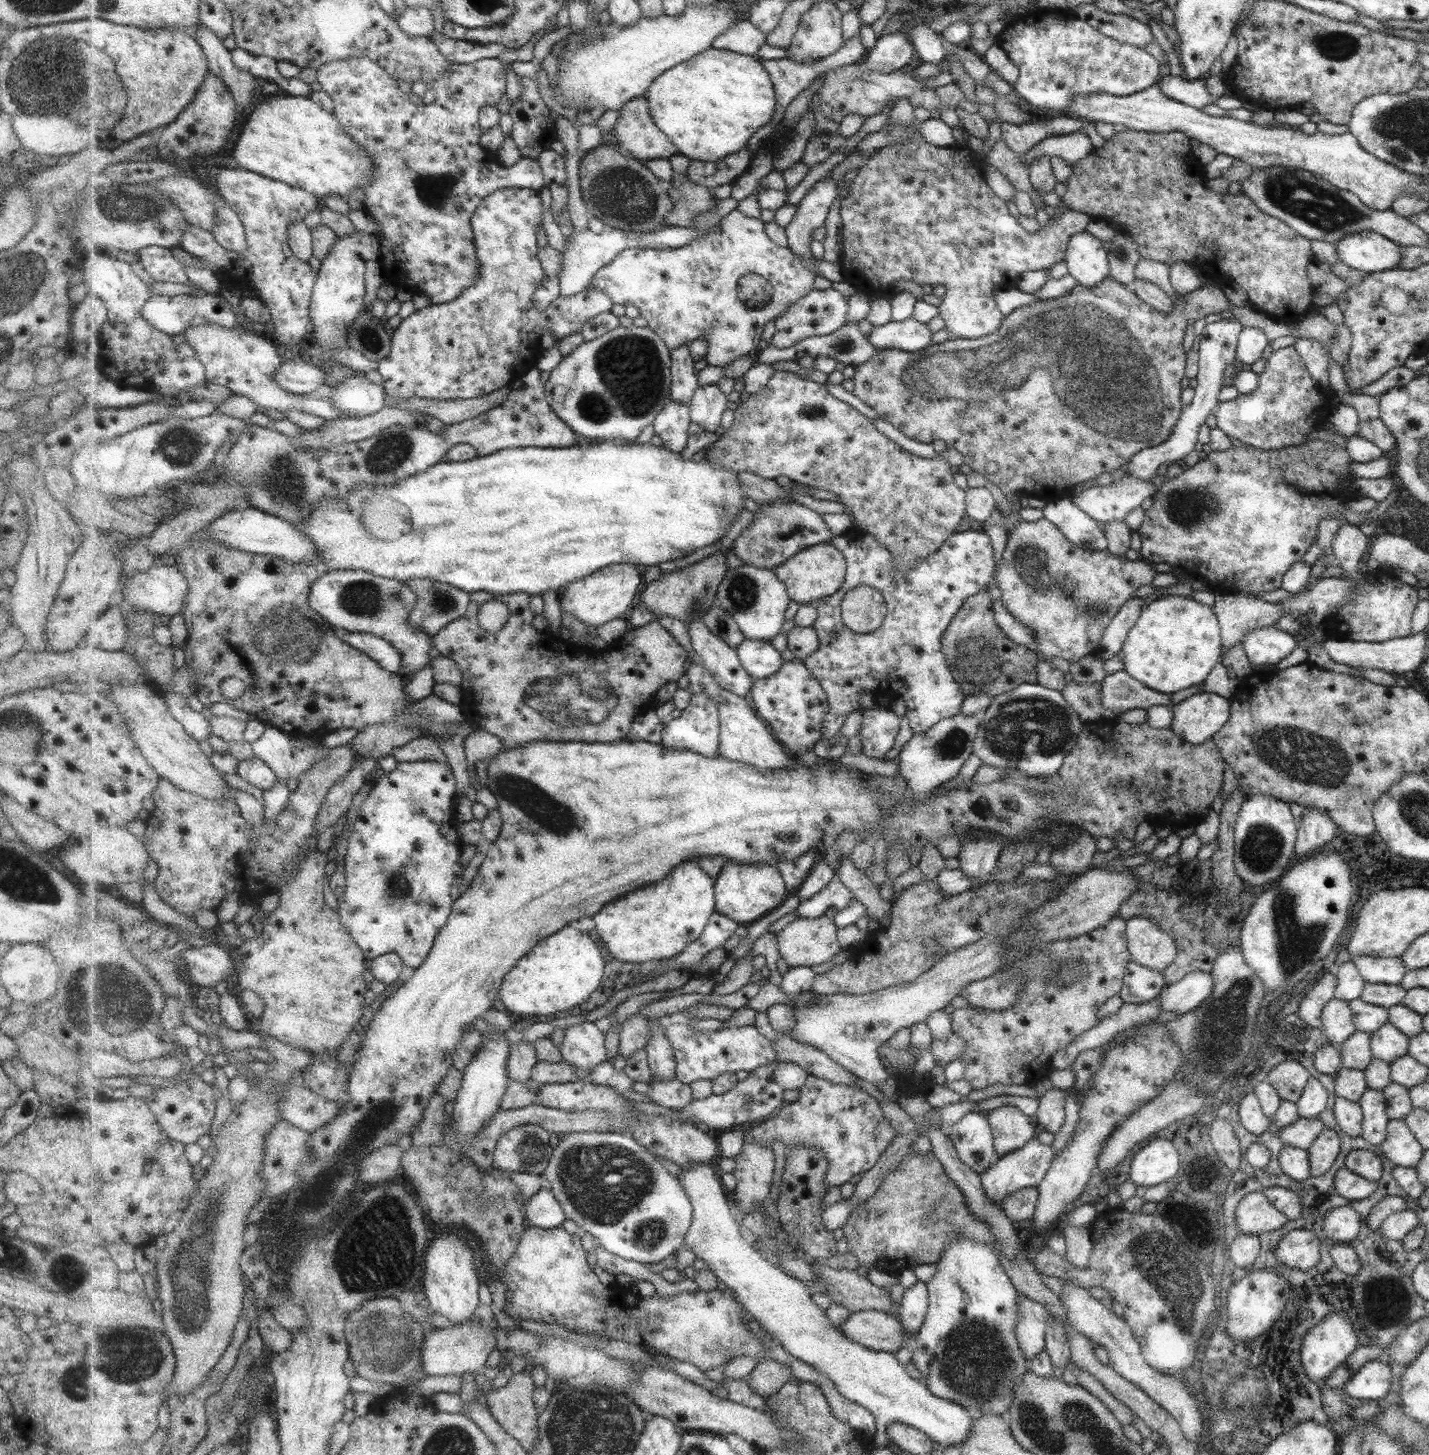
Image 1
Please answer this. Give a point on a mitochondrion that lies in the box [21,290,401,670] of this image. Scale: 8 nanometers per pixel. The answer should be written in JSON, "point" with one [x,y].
{"point":[284,481]}

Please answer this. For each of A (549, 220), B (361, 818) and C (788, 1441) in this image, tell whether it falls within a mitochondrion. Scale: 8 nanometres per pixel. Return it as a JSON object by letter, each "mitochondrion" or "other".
{"A":"other","B":"other","C":"other"}

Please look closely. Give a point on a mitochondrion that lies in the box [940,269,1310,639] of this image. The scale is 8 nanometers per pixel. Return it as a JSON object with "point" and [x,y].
{"point":[1032,565]}

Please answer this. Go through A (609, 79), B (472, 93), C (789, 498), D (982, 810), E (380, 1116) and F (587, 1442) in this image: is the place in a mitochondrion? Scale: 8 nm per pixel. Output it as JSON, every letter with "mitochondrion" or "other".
{"A":"other","B":"other","C":"other","D":"mitochondrion","E":"mitochondrion","F":"mitochondrion"}

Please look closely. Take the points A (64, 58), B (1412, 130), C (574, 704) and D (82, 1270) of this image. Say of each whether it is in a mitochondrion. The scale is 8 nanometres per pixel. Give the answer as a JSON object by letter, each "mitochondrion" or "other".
{"A":"mitochondrion","B":"mitochondrion","C":"mitochondrion","D":"mitochondrion"}

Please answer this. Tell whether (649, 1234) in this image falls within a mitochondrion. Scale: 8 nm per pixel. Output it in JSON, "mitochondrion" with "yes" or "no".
{"mitochondrion":"yes"}

